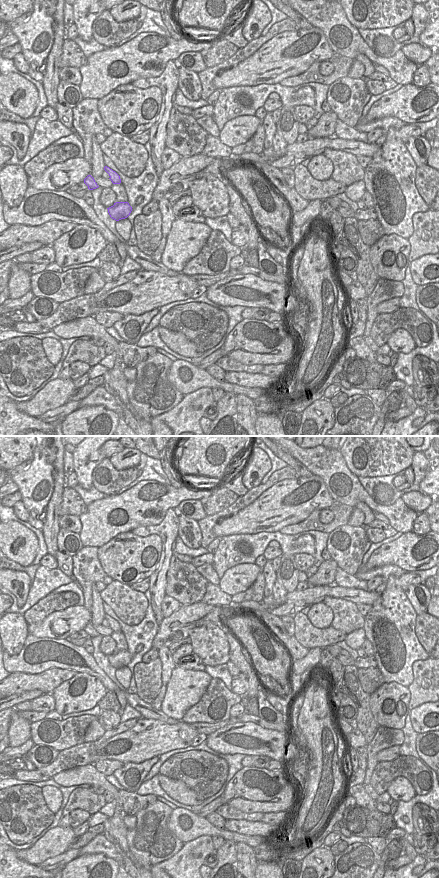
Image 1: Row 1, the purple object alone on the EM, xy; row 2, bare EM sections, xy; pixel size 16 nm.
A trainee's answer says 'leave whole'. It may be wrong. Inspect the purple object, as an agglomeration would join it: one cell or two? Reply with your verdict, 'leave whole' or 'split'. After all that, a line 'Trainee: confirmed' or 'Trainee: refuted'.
leave whole
Trainee: confirmed

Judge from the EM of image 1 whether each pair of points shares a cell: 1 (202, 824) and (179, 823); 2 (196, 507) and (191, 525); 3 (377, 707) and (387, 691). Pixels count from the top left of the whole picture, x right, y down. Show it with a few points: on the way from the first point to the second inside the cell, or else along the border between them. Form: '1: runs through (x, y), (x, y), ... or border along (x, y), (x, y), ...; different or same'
1: runs through (196, 824), (185, 824); same
2: border along (177, 507), (186, 516), (196, 521); different
3: runs through (381, 703), (387, 695); same

